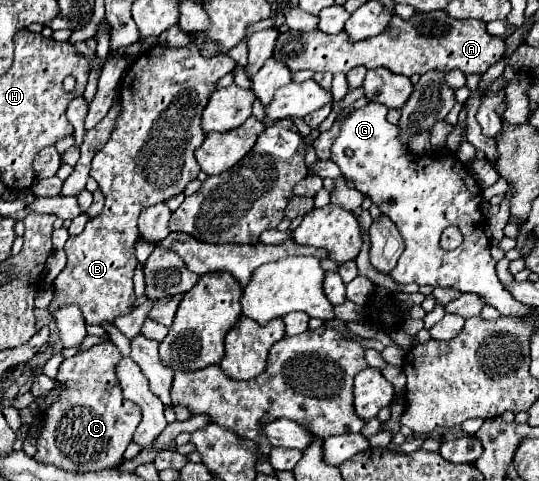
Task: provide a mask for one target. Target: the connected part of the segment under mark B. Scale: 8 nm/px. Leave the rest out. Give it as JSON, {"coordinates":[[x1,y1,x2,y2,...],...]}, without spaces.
{"coordinates":[[157,44,147,54,141,54,133,62,133,68,129,66,121,80,121,116,109,142,103,146,103,150,99,150,91,164,91,176,99,182,99,188,105,196,105,206,97,218,91,218,85,224,85,230,79,236,71,236,65,242,69,260,65,270,55,278,55,298,49,310,55,310,59,304,77,304,87,324,113,322,117,316,129,314,133,310,133,272,137,268,135,242,139,238,137,218,143,208,181,194,185,186,197,178,199,164,193,152,205,140,205,132,201,130,201,110,207,106,209,94,215,90,215,82,221,76,233,72,233,68,235,62,231,58,205,58,199,54,195,44,185,48,165,48]]}

